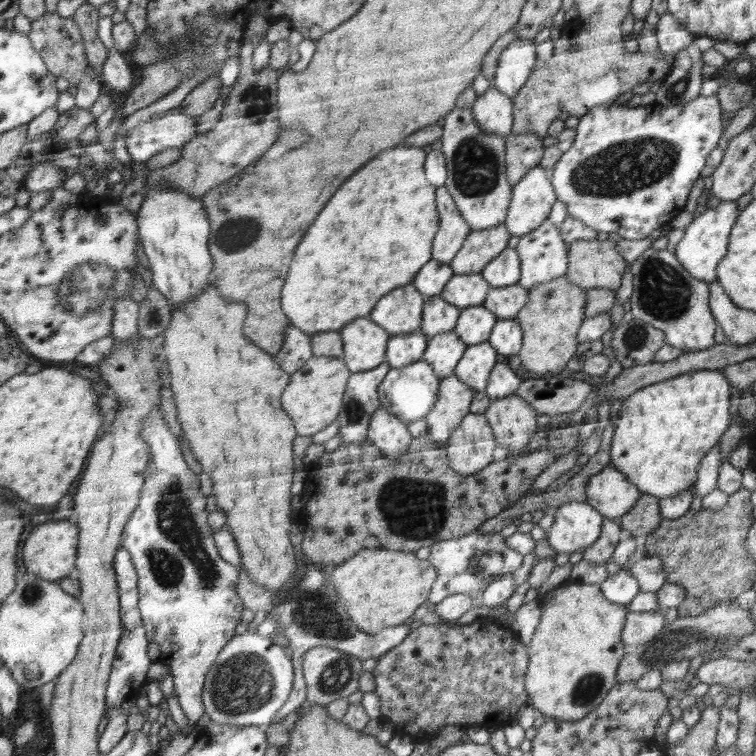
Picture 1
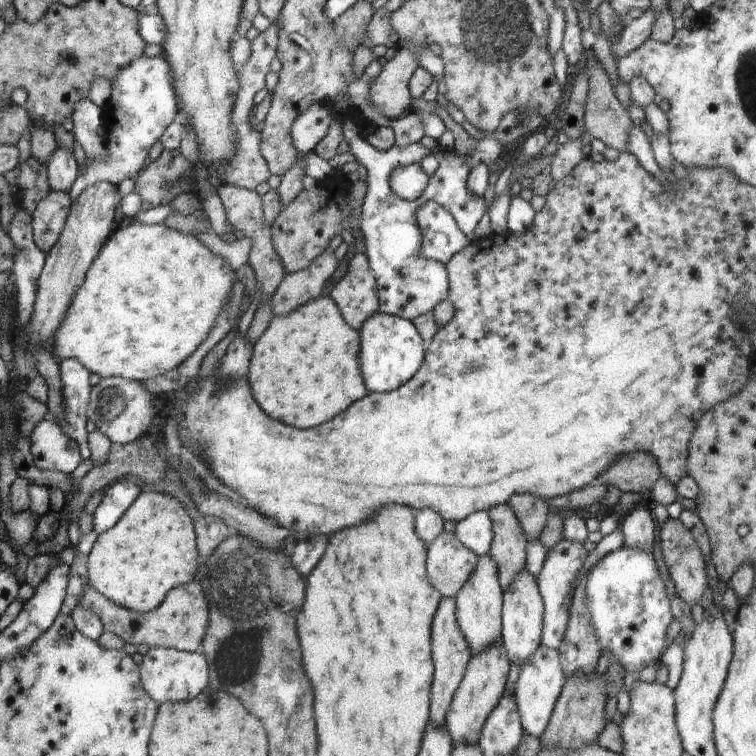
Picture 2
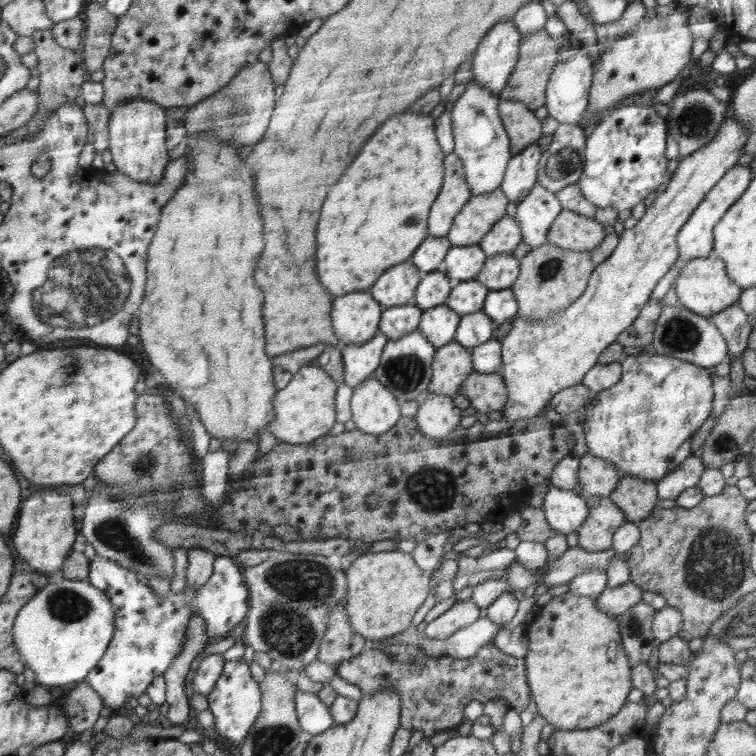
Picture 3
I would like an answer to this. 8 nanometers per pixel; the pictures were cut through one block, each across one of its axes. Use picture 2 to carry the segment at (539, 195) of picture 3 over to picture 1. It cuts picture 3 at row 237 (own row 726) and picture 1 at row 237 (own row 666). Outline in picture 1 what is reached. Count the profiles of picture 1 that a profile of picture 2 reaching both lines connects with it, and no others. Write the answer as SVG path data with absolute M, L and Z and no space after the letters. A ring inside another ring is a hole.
M550 218L536 231L521 236L515 248L522 264L518 283L530 292L540 283L566 275L569 268L568 247L559 227Z

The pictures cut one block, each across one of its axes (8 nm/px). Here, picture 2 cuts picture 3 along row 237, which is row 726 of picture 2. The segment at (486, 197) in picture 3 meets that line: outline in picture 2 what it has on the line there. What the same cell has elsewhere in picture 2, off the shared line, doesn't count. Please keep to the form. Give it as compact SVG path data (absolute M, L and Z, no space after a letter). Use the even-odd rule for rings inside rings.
M498 640L480 654L470 656L462 682L456 688L450 708L447 710L446 727L453 744L464 744L464 742L477 744L479 742L480 732L487 723L488 716L504 696L508 672L510 672L510 664L508 664L507 649L504 648L502 640Z

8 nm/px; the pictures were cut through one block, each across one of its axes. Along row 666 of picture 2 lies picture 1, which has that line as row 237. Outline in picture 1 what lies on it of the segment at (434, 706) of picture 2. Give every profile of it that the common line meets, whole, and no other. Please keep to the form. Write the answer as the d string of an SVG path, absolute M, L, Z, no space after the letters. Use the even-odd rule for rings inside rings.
M446 185L440 187L440 212L444 212L444 224L439 224L440 236L436 237L436 260L449 265L463 245L472 228L464 220Z

